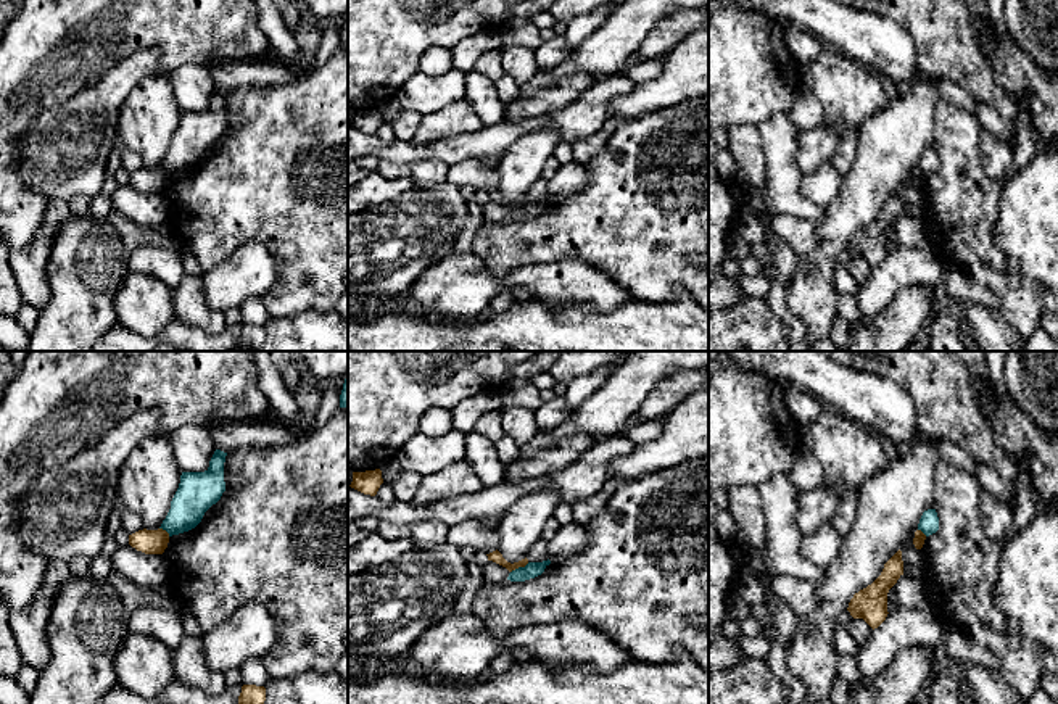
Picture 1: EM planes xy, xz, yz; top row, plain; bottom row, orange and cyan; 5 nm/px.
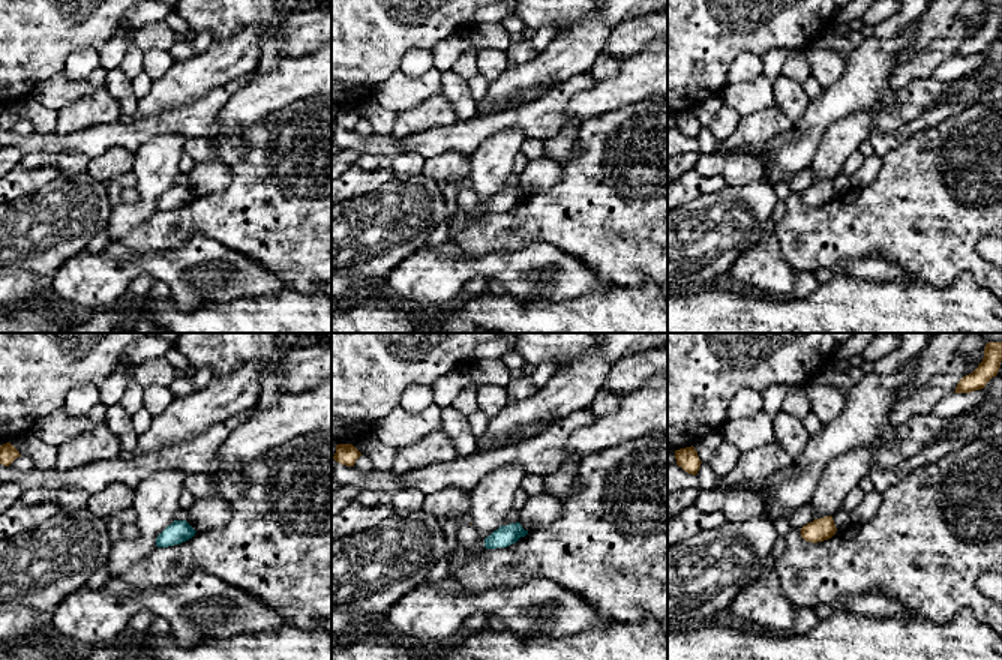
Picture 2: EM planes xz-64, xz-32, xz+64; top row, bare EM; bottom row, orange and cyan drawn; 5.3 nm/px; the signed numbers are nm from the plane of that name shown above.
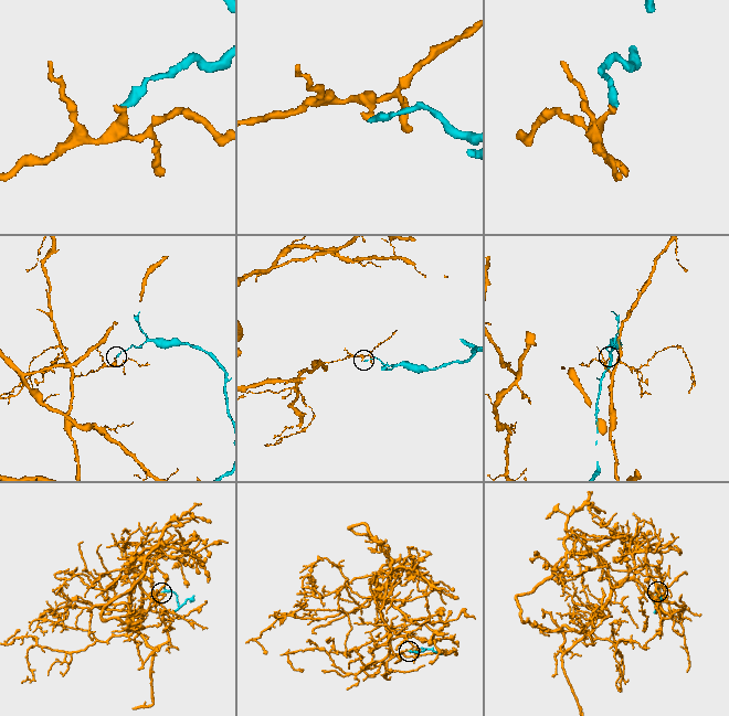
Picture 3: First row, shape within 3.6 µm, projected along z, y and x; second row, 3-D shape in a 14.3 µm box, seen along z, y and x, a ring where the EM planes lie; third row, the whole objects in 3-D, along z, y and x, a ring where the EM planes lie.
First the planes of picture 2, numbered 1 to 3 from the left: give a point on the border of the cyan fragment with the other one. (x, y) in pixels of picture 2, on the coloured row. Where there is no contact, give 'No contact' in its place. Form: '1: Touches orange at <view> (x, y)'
1: No contact
2: No contact
3: No contact

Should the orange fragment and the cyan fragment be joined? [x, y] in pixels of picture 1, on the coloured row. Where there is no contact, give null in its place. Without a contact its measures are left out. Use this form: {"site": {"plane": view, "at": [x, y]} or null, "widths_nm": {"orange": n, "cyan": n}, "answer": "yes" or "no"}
{"site": {"plane": "xz", "at": [519, 566]}, "widths_nm": {"orange": 60, "cyan": 80}, "answer": "no"}

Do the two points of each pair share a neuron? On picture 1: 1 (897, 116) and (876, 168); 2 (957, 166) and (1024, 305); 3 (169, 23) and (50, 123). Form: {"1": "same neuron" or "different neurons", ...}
{"1": "same neuron", "2": "same neuron", "3": "different neurons"}

